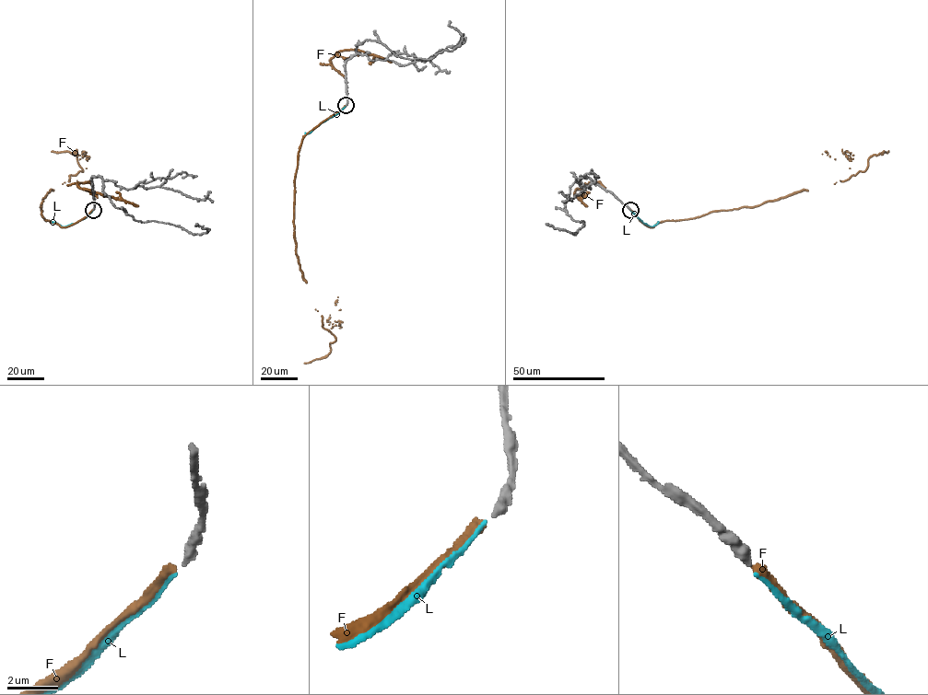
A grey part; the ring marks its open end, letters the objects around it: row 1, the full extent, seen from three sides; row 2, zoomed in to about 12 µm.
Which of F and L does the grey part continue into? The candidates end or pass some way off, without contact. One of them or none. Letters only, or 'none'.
L

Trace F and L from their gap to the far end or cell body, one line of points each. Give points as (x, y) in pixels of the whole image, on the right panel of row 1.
F: (630, 210), (652, 226), (664, 221), (755, 207), (847, 180), (864, 171), (874, 155), (888, 151)
L: (630, 210), (649, 226), (657, 222)

